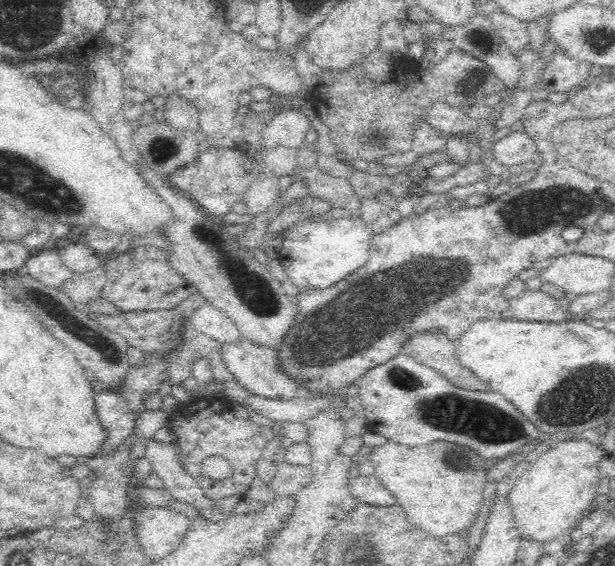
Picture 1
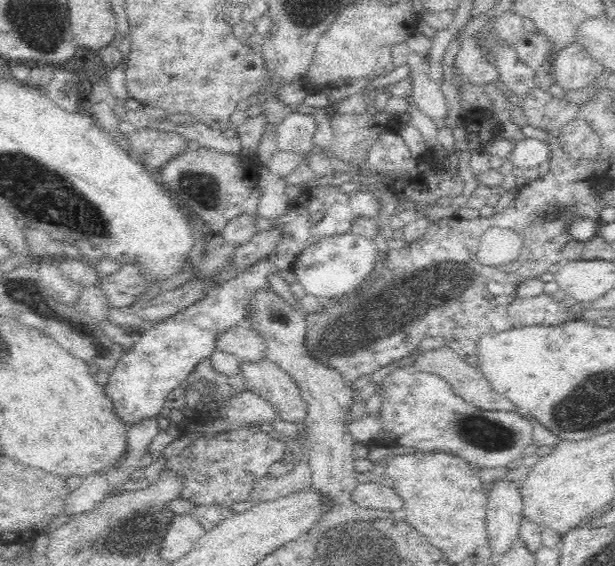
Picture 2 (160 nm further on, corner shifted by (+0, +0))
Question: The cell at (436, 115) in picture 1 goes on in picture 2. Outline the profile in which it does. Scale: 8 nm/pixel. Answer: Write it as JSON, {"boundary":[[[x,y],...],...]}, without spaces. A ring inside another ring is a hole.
{"boundary":[[[411,51],[408,54],[407,64],[412,79],[412,97],[414,106],[424,112],[431,120],[444,120],[447,118],[447,103],[442,94],[441,86],[430,79],[426,68],[425,56]]]}

